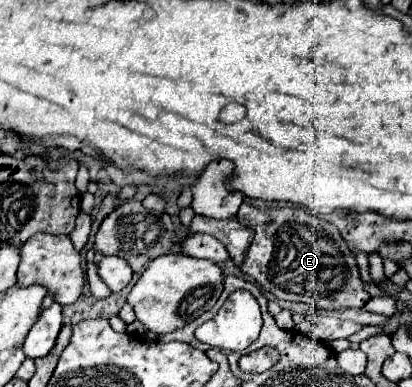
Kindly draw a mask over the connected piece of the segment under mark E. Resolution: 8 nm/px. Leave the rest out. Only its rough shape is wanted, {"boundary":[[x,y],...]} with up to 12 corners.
{"boundary":[[241,204],[241,270],[277,300],[361,308],[355,256],[299,206]]}

